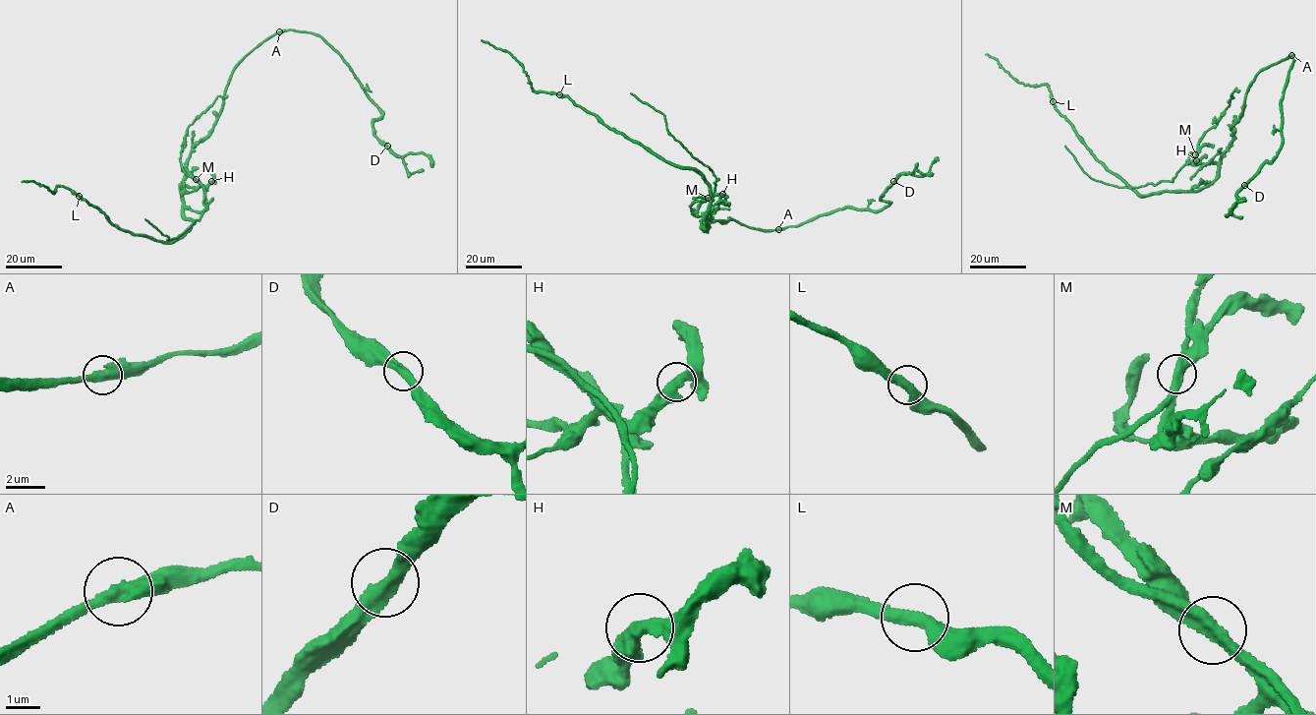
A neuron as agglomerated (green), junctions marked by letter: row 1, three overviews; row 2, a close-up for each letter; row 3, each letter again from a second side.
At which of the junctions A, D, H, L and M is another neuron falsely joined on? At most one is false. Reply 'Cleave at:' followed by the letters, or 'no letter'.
Cleave at: M

